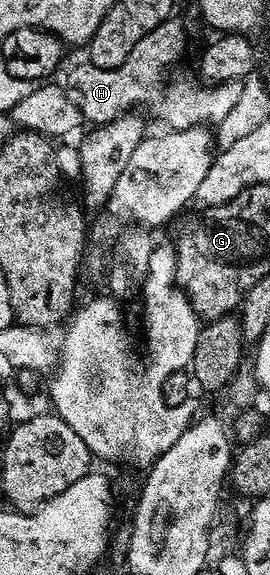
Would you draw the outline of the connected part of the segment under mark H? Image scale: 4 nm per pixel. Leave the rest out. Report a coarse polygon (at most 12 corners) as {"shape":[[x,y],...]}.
{"shape":[[177,18],[144,34],[120,66],[78,64],[64,79],[83,121],[146,104],[186,52]]}

